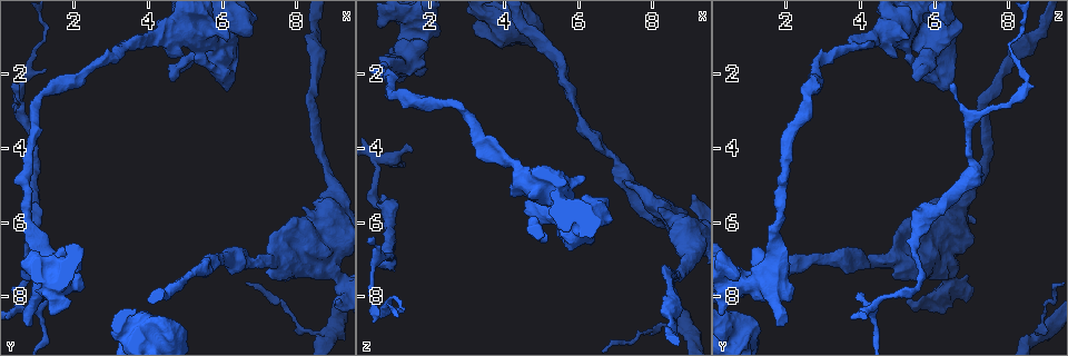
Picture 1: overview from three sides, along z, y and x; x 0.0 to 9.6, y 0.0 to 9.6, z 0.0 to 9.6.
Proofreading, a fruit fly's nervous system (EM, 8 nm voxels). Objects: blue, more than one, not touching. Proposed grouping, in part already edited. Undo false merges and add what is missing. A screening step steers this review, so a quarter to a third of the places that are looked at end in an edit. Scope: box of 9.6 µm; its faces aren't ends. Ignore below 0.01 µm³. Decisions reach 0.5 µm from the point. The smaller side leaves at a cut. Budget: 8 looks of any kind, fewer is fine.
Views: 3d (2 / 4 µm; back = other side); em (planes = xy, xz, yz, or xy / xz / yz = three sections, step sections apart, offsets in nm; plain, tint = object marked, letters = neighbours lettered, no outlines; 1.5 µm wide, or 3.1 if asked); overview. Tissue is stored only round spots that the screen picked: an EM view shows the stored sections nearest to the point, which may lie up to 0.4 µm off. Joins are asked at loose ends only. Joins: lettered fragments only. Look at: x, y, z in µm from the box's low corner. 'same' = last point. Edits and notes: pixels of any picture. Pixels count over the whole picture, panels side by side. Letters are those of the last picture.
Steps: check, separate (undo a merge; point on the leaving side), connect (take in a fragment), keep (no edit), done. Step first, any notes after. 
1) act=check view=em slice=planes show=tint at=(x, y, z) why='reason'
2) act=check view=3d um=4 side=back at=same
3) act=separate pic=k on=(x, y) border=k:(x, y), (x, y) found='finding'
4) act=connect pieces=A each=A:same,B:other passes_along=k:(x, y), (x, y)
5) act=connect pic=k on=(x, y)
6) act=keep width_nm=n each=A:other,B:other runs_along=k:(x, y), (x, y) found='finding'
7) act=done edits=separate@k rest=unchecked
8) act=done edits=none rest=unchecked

act=check view=3d um=2 at=(7.75, 8.25, 9.00) why='thin neck'

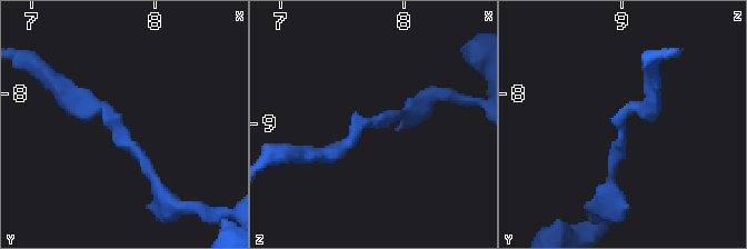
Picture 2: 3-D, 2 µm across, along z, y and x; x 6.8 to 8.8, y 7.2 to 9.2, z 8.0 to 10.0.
act=check view=em slice=planes show=letters at=(7.72, 8.24, 8.96)

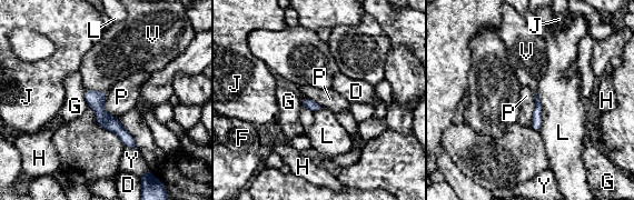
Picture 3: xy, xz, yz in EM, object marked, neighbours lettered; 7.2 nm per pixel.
act=keep each=D:other,F:other,G:other,H:other,J:other,L:other,P:other,V:other,Y:other found='all the same neuron'

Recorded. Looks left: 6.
act=check view=em slice=xy step=8 show=tint at=(6.95, 7.10, 4.20) why='sudden change in width'

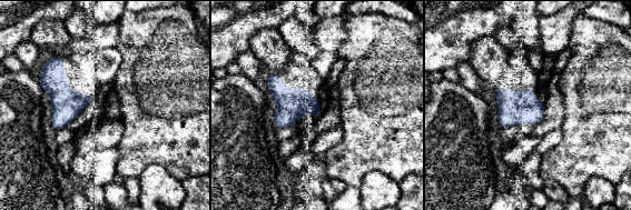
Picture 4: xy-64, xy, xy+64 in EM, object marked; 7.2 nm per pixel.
act=check view=em slice=planes show=letters at=same why='cut it another way'

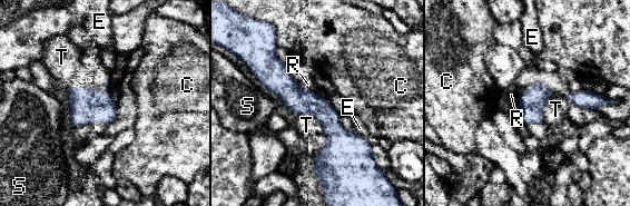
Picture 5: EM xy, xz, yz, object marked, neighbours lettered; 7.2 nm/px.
act=keep each=C:other,E:other,R:other,S:other,T:other border=5:(296, 114), (320, 121), (325, 146) found='continuous, no second neuron'

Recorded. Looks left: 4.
act=check view=em slice=planes show=letters at=(0.85, 8.85, 1.80) why='free end'

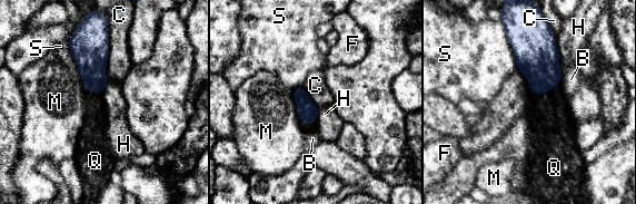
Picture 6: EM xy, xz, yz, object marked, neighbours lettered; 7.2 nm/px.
act=connect pieces=Q each=B:other,C:other,F:other,H:other,M:other,Q:same,S:other passes_along=6:(307, 110), (305, 120), (306, 127) found='it goes on there'

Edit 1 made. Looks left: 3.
act=done edits=connect@6 rest=unchecked

